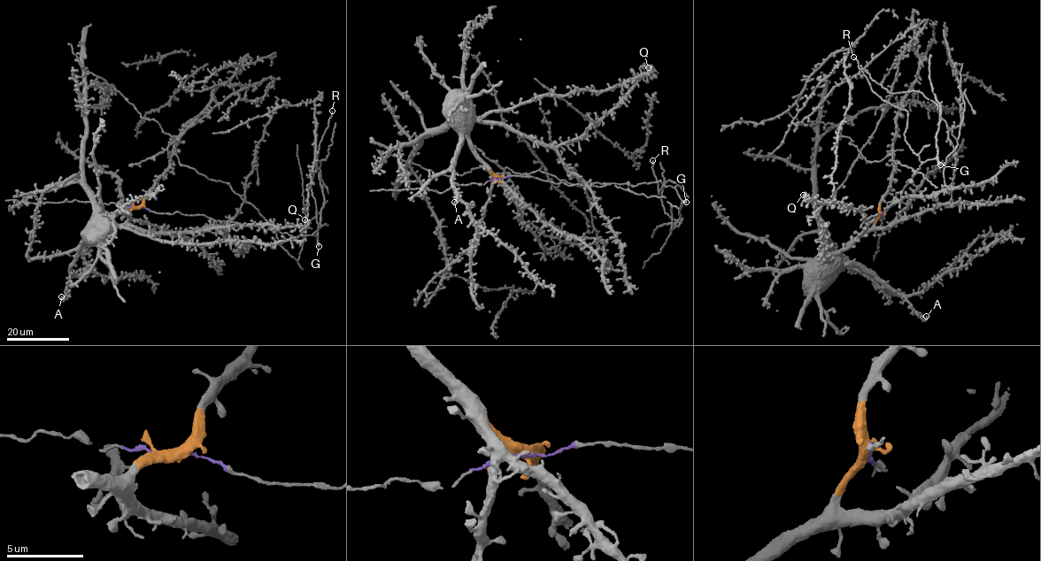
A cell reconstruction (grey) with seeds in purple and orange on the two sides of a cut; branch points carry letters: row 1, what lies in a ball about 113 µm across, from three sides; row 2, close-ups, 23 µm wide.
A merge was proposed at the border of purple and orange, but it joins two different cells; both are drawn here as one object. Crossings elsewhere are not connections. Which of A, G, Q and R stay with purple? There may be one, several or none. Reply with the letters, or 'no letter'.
G, R

